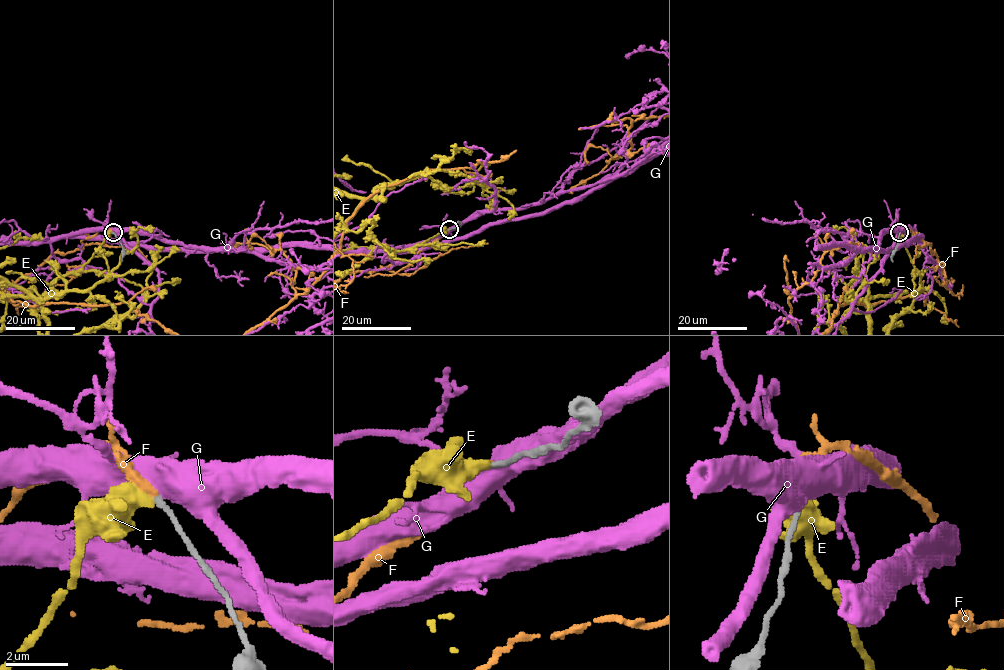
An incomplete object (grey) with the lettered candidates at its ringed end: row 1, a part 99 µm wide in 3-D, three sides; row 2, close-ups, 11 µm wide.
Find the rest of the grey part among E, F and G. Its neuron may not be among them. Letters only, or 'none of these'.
F

